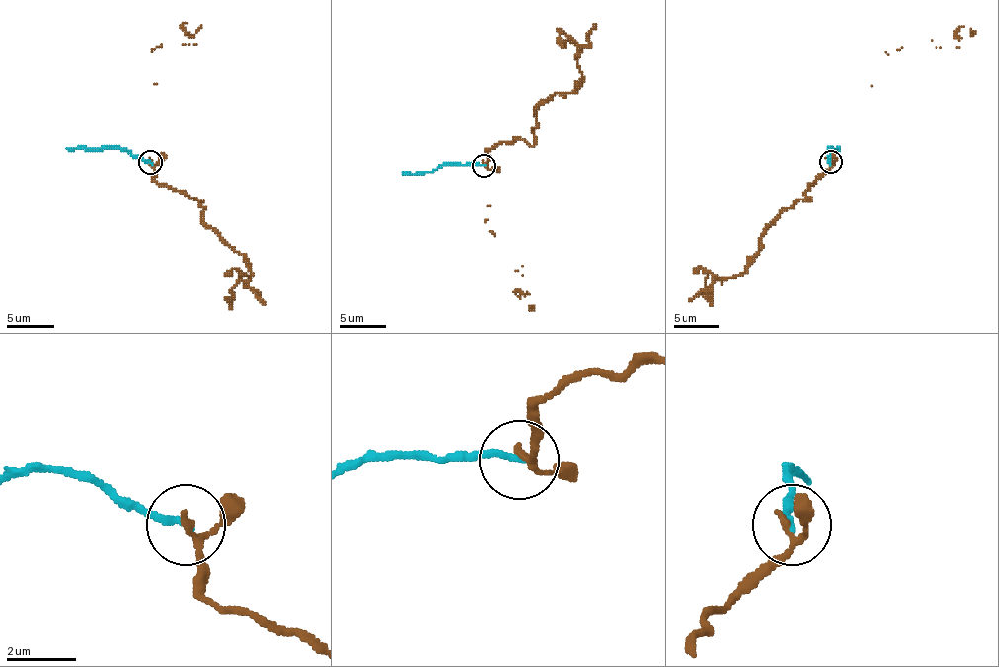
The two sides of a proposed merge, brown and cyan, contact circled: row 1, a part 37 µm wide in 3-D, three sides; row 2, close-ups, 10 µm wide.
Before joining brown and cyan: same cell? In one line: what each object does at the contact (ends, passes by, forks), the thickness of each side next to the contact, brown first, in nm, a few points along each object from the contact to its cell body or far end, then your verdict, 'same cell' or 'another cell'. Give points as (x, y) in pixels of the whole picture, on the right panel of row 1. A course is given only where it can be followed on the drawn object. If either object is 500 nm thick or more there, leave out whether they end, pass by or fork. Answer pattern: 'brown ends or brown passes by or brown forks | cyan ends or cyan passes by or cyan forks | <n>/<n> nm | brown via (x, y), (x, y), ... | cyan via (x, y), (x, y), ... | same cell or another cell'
brown passes by | cyan ends | 170/180 nm | brown via (830, 162), (808, 188), (811, 200), (798, 200), (759, 238), (743, 273), (722, 280), (708, 273), (712, 305) | cyan via (830, 162), (830, 149), (837, 149) | another cell

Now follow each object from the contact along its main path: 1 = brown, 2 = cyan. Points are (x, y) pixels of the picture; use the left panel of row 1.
1: (149, 162), (154, 179), (201, 200), (203, 221), (246, 259), (251, 276), (232, 290), (232, 309)
2: (149, 162), (121, 148), (66, 148)

